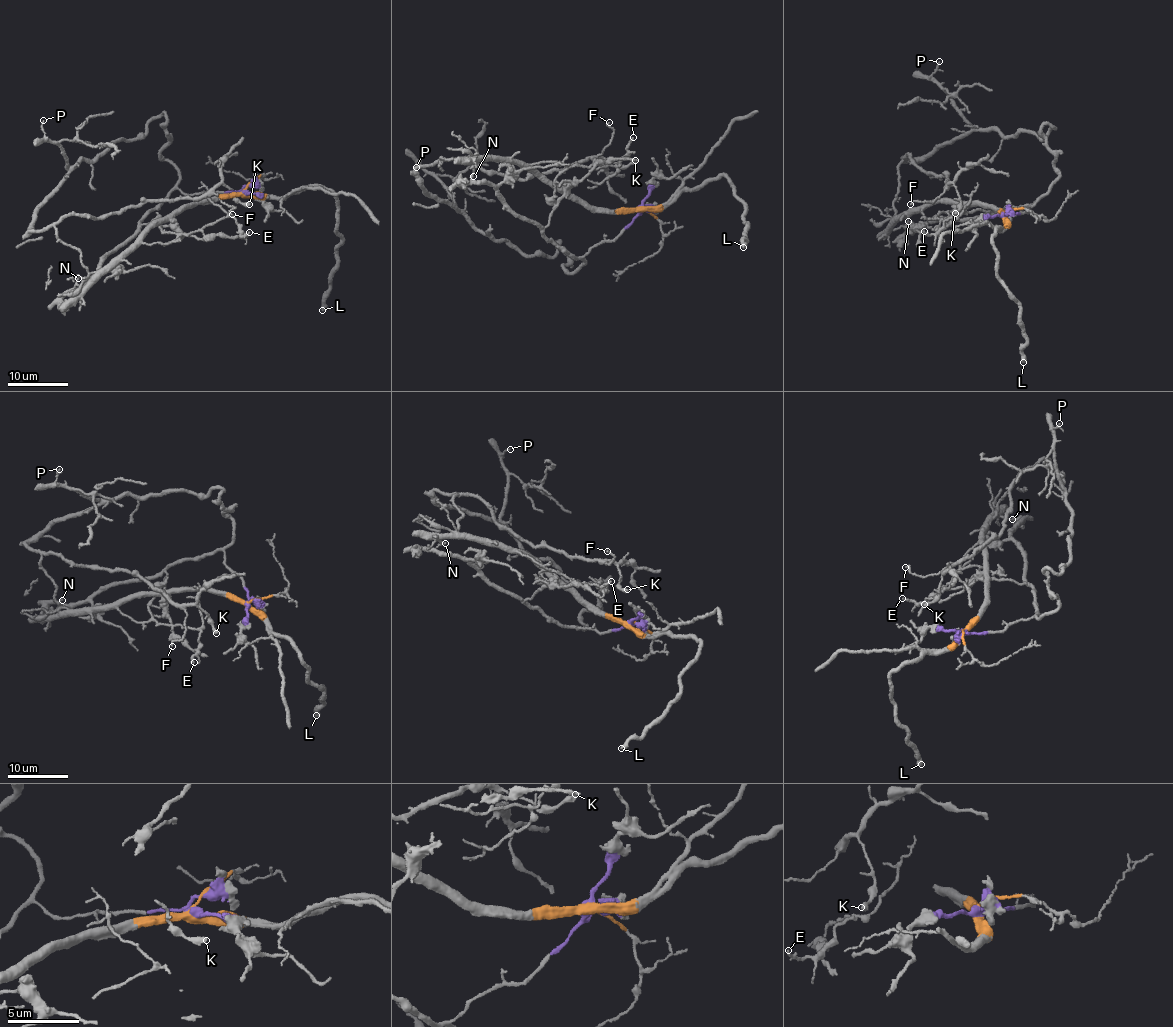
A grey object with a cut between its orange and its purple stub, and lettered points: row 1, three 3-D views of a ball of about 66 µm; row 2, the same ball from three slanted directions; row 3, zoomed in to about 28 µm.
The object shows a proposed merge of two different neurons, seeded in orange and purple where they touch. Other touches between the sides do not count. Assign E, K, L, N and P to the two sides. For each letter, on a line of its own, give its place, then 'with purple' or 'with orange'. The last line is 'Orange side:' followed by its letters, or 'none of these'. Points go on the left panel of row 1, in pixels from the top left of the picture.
E: (249, 232) | with orange
K: (249, 204) | with purple
L: (322, 310) | with orange
N: (78, 278) | with orange
P: (43, 120) | with purple
Orange side: E, L, N

